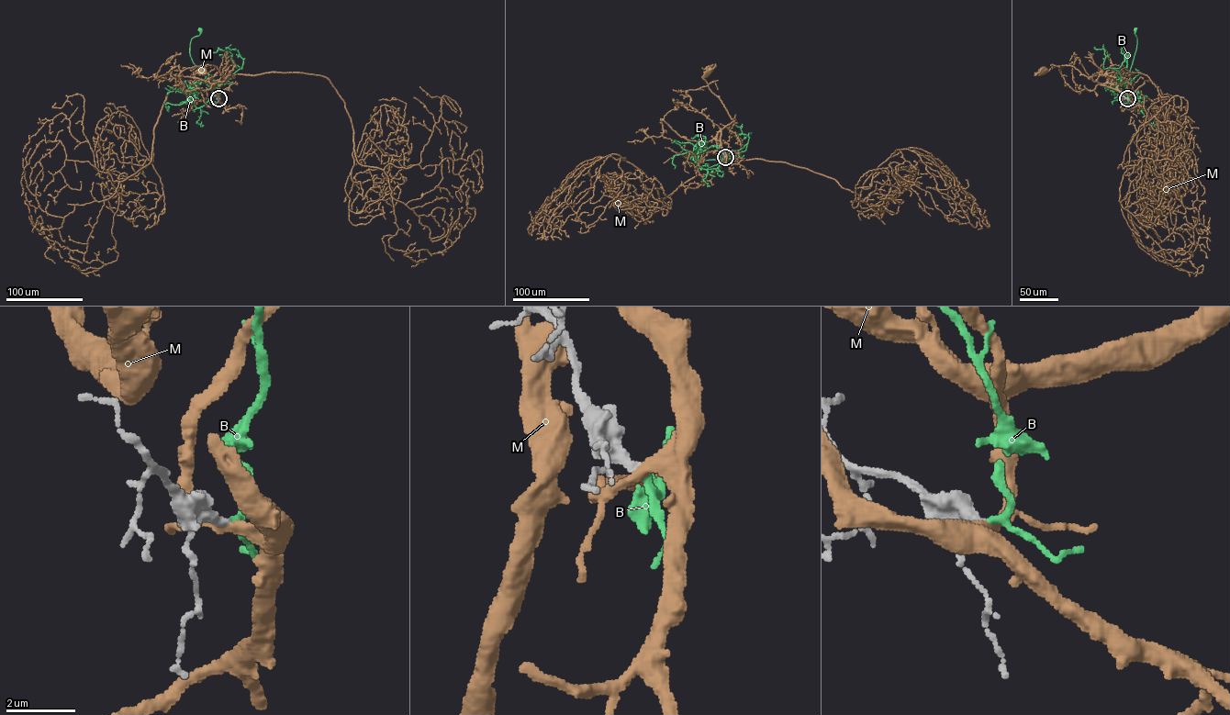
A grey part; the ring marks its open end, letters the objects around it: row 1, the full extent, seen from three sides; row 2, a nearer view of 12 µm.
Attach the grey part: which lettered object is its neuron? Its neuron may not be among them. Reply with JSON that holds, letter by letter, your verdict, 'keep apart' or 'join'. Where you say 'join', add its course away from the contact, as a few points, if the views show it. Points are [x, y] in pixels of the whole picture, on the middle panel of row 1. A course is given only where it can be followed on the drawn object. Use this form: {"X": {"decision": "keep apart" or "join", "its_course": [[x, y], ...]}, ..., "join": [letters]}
{"B": {"decision": "join", "its_course": [[725, 157], [723, 155], [719, 160], [700, 161], [697, 166], [707, 164]]}, "M": {"decision": "keep apart"}, "join": ["B"]}

